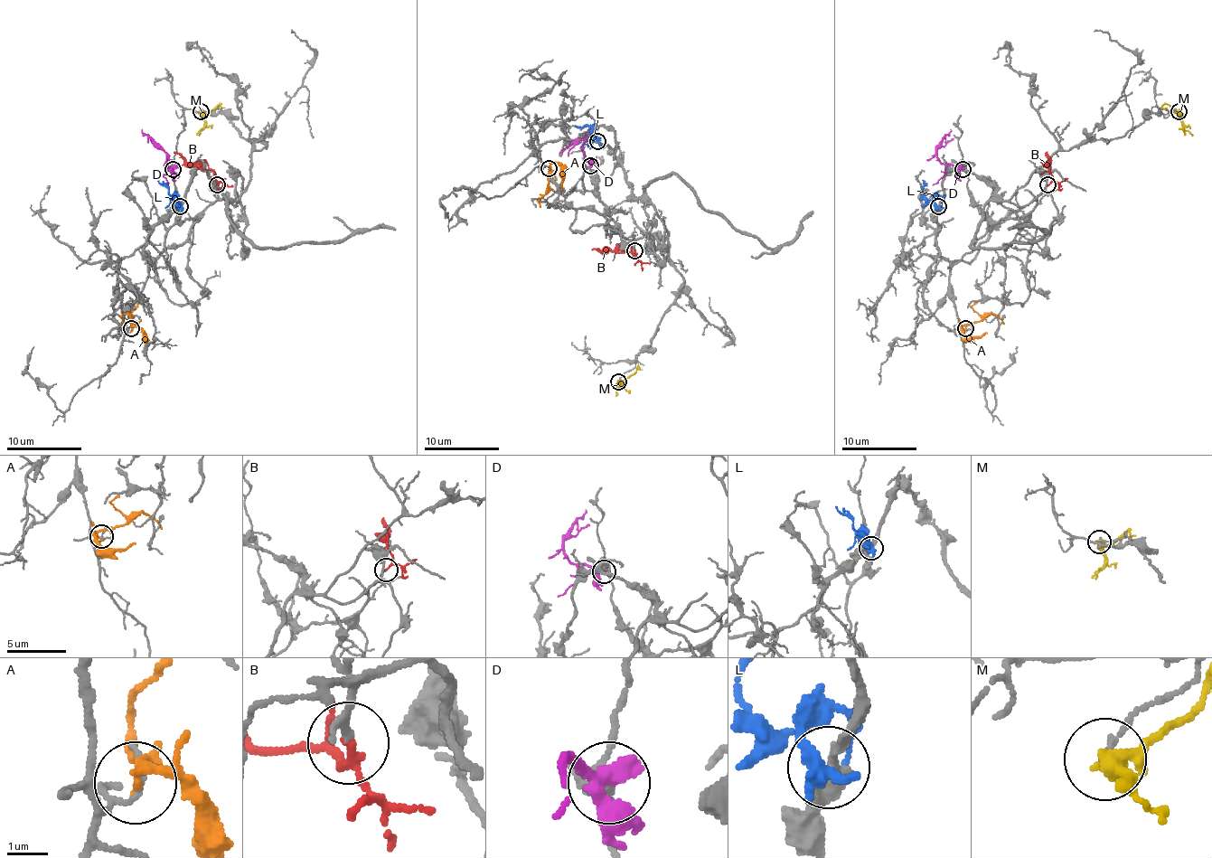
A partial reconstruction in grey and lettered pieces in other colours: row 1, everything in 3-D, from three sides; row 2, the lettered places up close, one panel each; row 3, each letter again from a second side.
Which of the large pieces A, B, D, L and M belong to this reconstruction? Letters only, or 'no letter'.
B

